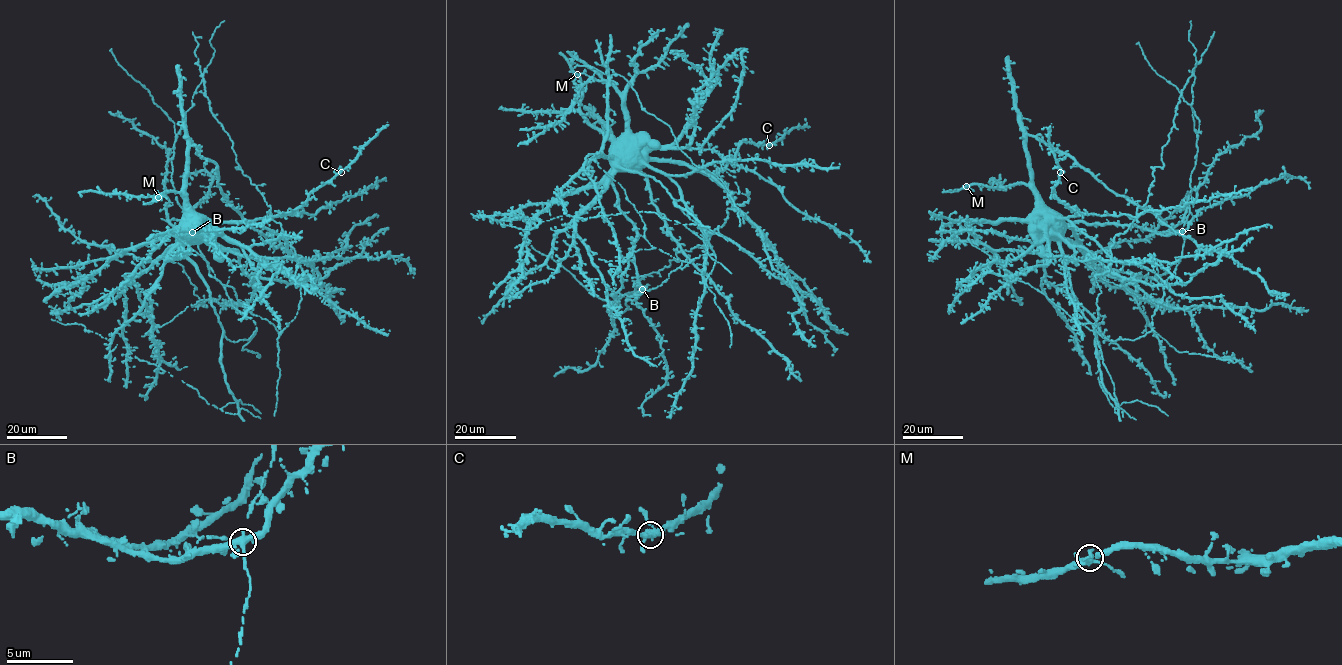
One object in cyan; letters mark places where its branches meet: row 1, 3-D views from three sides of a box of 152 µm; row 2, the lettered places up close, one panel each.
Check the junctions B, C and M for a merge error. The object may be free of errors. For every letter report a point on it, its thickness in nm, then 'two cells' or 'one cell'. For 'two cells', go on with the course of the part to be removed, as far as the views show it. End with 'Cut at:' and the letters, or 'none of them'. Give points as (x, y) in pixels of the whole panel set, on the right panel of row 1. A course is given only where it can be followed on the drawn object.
B: (1182, 231) | 400 nm | one cell
C: (1060, 172) | 320 nm | one cell
M: (966, 186) | 300 nm | one cell
Cut at: none of them

